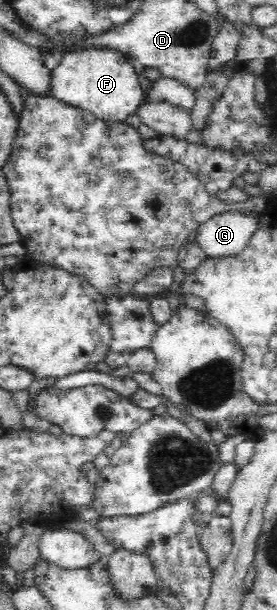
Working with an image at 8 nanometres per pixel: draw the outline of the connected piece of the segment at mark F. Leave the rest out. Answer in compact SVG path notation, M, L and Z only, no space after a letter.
M79 49L62 54L61 63L50 70L48 95L71 107L91 112L100 120L125 121L125 118L135 114L142 104L142 87L142 77L135 72L131 61L127 61L127 55L112 49Z

